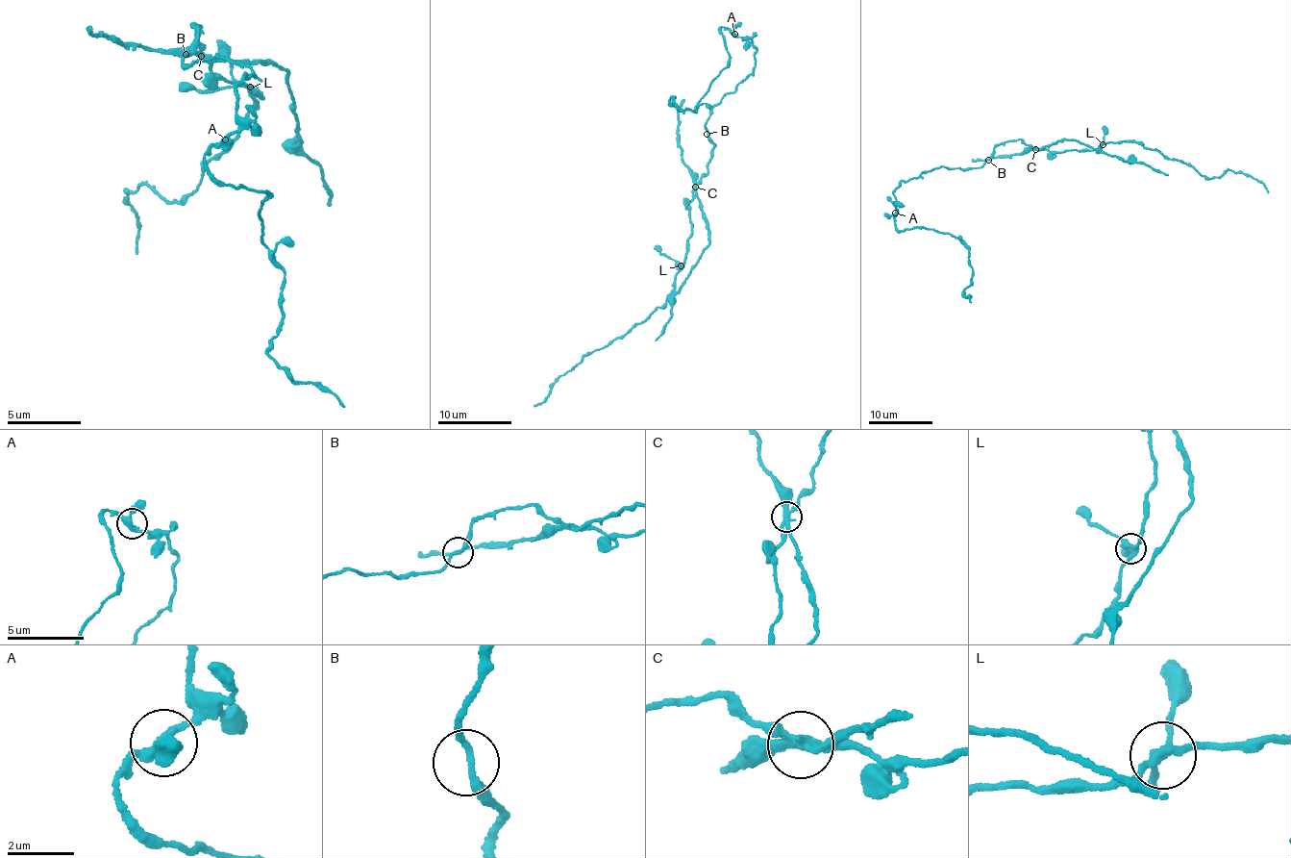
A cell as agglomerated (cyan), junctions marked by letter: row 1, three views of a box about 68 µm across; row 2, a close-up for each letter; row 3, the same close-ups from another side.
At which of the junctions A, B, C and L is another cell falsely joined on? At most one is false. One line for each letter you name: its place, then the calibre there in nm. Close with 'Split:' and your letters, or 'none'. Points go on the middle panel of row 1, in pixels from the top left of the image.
C: (695, 187) | 300 nm
Split: C

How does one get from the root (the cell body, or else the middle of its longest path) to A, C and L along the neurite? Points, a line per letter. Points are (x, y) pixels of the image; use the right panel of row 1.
A: (987, 159), (979, 167), (941, 165), (924, 171), (918, 177), (901, 181), (893, 192), (895, 213)
C: (987, 159), (995, 147), (1006, 141), (1020, 138), (1035, 148)
L: (987, 159), (995, 147), (1020, 138), (1050, 154), (1094, 149), (1103, 144)

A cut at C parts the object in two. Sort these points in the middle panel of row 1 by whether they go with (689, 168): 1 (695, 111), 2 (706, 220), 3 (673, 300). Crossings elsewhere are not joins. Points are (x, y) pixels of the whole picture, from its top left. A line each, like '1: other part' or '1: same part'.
1: other part
2: same part
3: same part

